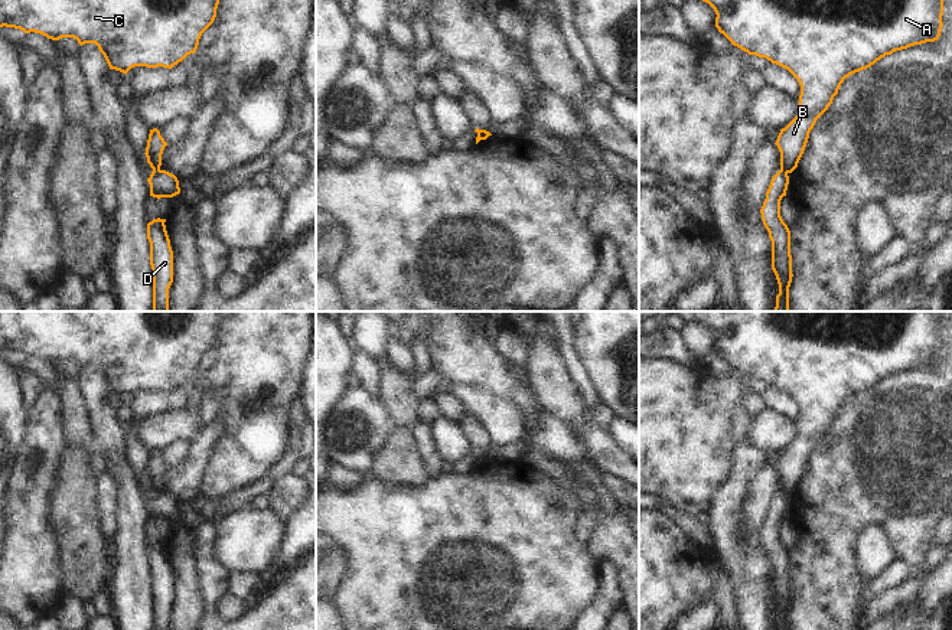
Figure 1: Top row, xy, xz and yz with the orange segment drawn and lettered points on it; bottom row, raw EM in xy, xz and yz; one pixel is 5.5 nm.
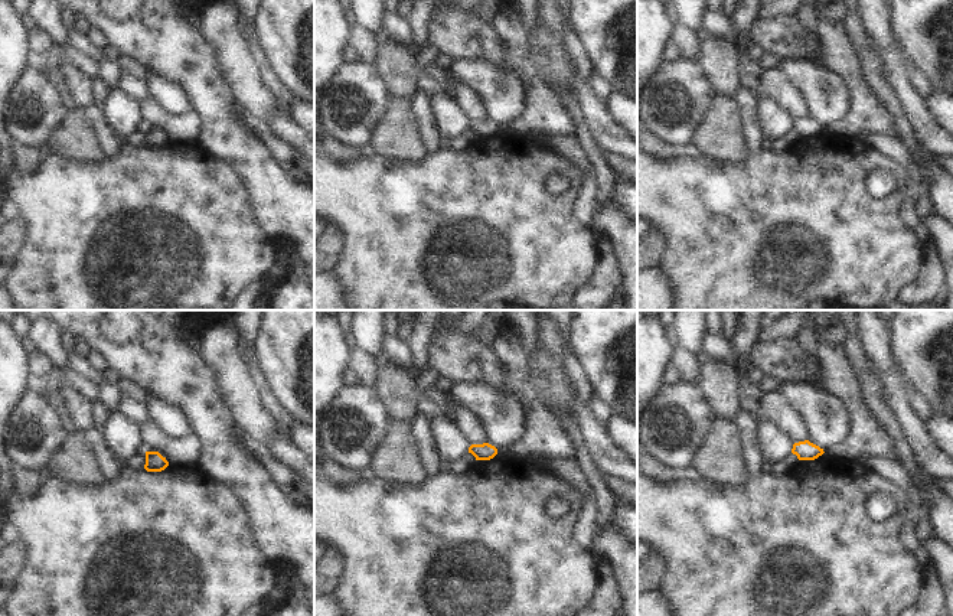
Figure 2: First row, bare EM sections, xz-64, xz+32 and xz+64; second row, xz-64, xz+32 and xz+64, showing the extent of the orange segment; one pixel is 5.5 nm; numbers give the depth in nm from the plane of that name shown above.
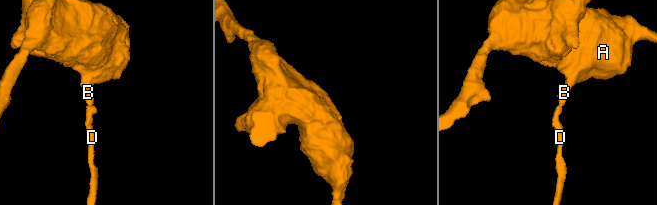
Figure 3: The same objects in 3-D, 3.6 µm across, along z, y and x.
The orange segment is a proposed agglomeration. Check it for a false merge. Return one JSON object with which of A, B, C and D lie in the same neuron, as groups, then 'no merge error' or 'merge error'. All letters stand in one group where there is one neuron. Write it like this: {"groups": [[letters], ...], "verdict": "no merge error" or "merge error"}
{"groups": [["A", "B", "C"], ["D"]], "verdict": "merge error"}

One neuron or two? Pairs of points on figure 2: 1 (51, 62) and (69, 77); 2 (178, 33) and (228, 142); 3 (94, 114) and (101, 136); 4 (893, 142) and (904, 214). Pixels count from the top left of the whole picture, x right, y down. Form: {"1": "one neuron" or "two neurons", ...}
{"1": "two neurons", "2": "one neuron", "3": "one neuron", "4": "one neuron"}

